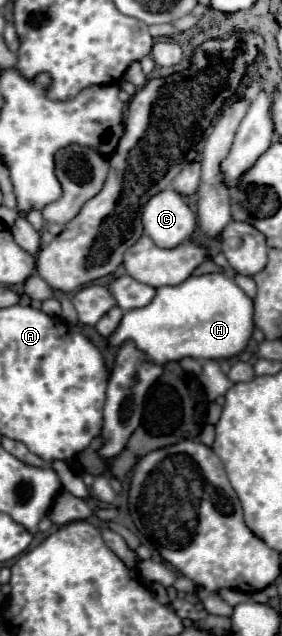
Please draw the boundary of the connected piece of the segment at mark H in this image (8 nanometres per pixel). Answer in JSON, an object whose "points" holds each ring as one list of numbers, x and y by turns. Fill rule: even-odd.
{"points":[[204,274,204,276,190,276,186,282,178,286,162,286,156,288,156,296,148,306,134,308,124,312,118,328,108,336,108,344,120,348,126,342,134,342,136,348,146,356,150,364,164,366,166,362,180,362,182,358,190,356,196,360,220,360,232,358,244,350,248,338,252,334,254,306,252,300,234,284,232,278,224,274]]}

